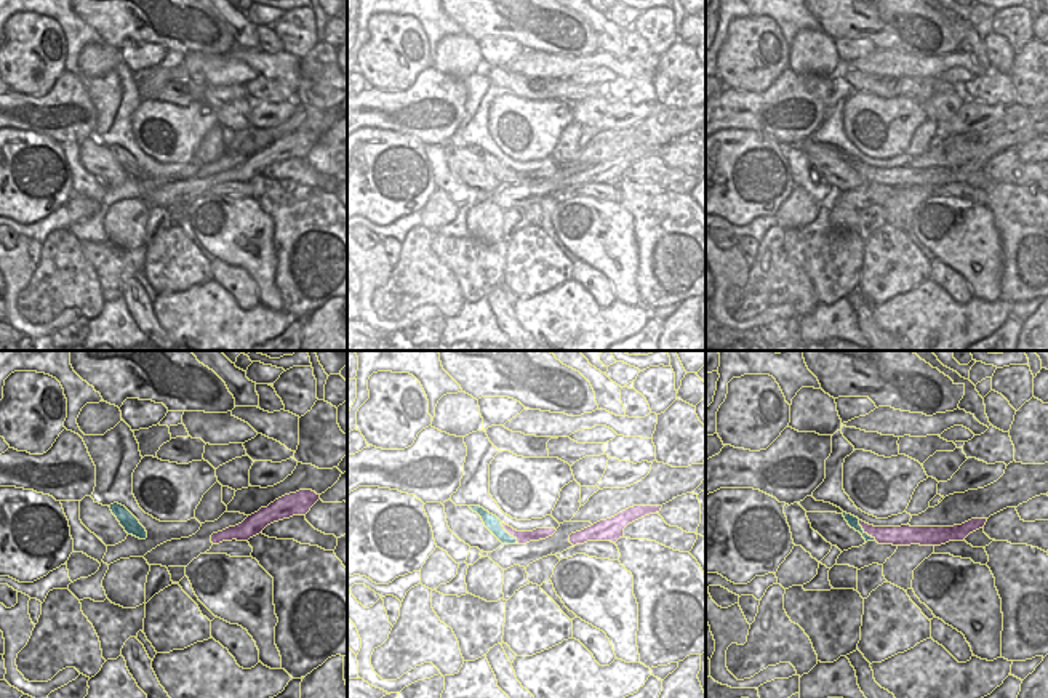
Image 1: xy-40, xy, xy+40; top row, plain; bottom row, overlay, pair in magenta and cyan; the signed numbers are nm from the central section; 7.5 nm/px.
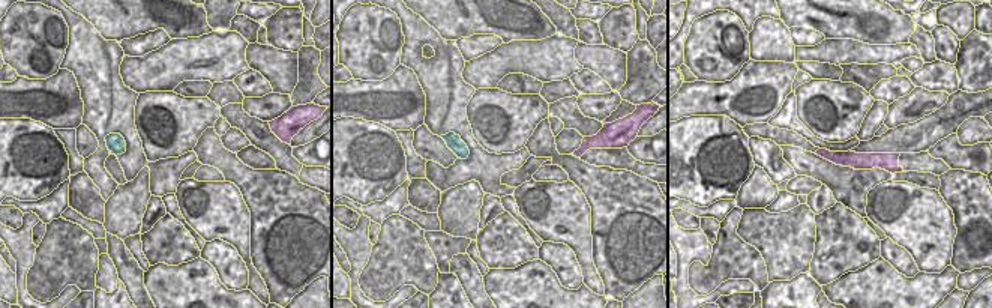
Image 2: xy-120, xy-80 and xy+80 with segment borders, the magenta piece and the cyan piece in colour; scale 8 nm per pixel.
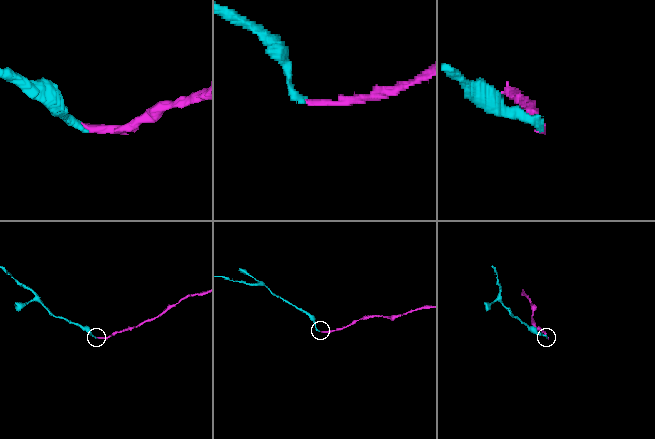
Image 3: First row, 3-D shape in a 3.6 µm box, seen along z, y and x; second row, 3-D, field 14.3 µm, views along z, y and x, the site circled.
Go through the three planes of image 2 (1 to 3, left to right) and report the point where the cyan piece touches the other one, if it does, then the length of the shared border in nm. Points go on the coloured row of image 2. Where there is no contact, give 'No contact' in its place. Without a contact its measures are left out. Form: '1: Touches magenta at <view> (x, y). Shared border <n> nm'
1: No contact
2: No contact
3: No contact

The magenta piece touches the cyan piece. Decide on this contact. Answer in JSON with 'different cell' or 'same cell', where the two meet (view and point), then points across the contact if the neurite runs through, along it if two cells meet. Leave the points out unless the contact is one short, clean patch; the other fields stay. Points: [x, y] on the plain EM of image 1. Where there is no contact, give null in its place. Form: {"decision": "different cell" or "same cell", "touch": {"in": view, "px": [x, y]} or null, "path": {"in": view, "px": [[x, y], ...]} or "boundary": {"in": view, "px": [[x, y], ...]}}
{"decision": "different cell", "touch": {"in": "xy+40", "px": [866, 173]}, "boundary": {"in": "xy+40", "px": [[858, 162], [876, 181]]}}

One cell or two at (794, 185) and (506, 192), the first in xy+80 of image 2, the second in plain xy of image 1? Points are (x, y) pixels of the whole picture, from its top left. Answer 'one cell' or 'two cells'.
one cell

